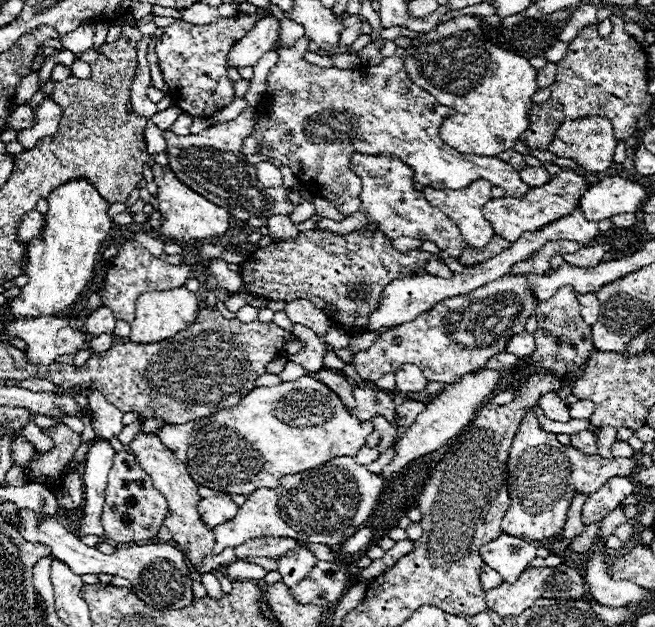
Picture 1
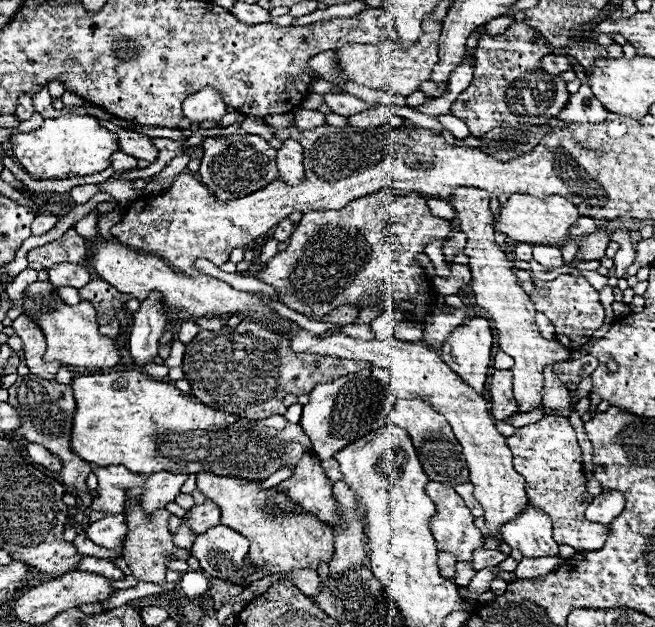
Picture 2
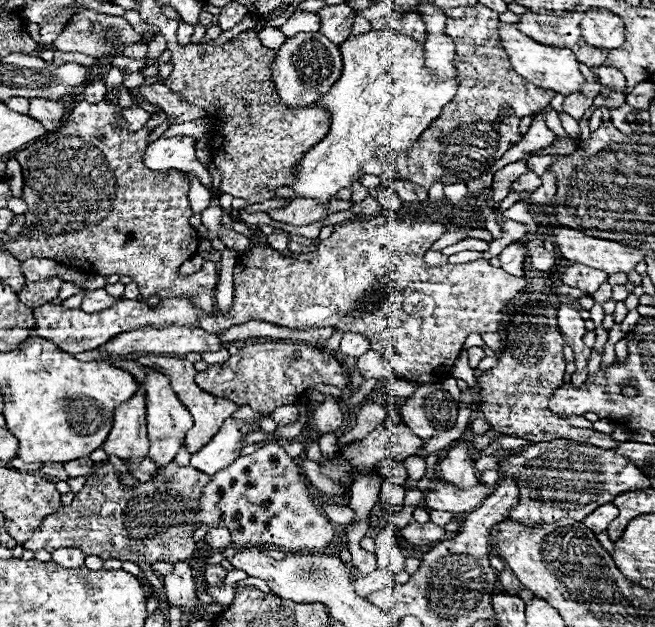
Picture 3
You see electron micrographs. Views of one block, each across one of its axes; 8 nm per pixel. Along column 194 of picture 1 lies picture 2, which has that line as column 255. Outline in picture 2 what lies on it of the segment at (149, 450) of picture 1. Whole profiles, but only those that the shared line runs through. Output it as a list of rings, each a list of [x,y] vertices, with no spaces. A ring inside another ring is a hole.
[[[198,472],[196,476],[198,490],[222,510],[222,524],[250,540],[250,550],[246,554],[250,566],[258,566],[266,574],[288,574],[302,568],[316,570],[320,562],[328,562],[334,556],[332,528],[316,516],[298,514],[284,494],[276,494],[272,488],[262,490],[260,482],[248,482],[242,478],[220,478],[210,472]],[[268,504],[274,504],[282,512],[270,514]]]

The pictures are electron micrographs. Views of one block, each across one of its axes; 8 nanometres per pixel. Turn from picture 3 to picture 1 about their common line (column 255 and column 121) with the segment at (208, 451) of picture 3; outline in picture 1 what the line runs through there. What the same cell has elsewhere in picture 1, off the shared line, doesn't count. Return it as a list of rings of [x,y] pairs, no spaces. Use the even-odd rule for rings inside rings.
[[[92,390],[88,394],[88,408],[92,412],[92,428],[96,434],[94,442],[118,438],[118,434],[124,428],[124,424],[122,424],[124,412],[114,408],[110,402],[106,402],[106,398],[96,390]]]

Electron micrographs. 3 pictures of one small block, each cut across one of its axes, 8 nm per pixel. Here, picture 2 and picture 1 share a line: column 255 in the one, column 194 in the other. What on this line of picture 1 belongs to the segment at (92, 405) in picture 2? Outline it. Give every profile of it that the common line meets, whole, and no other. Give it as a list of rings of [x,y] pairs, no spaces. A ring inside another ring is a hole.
[[[302,376],[296,382],[280,382],[272,388],[254,388],[232,408],[218,410],[212,416],[198,418],[182,426],[164,426],[156,430],[156,434],[186,464],[186,470],[200,486],[248,496],[258,488],[276,488],[280,476],[300,474],[328,462],[330,458],[354,456],[358,448],[366,444],[372,430],[372,422],[360,422],[354,418],[340,398],[330,392],[330,388],[312,376]]]

